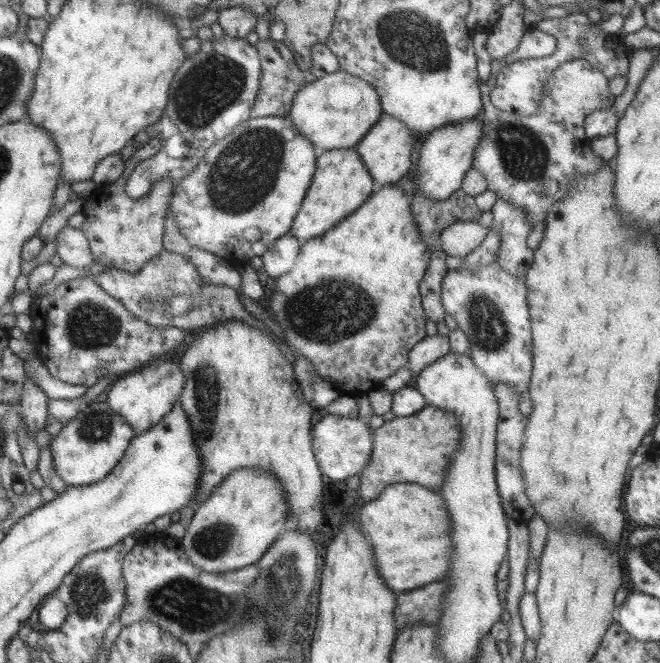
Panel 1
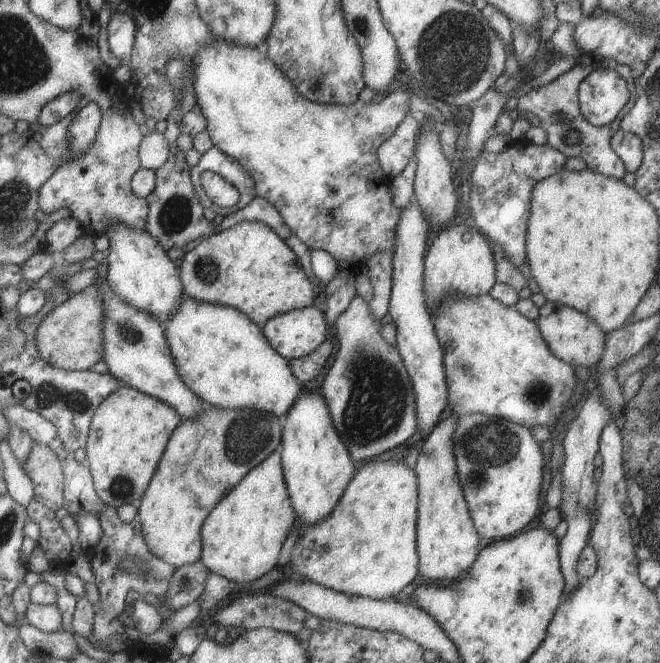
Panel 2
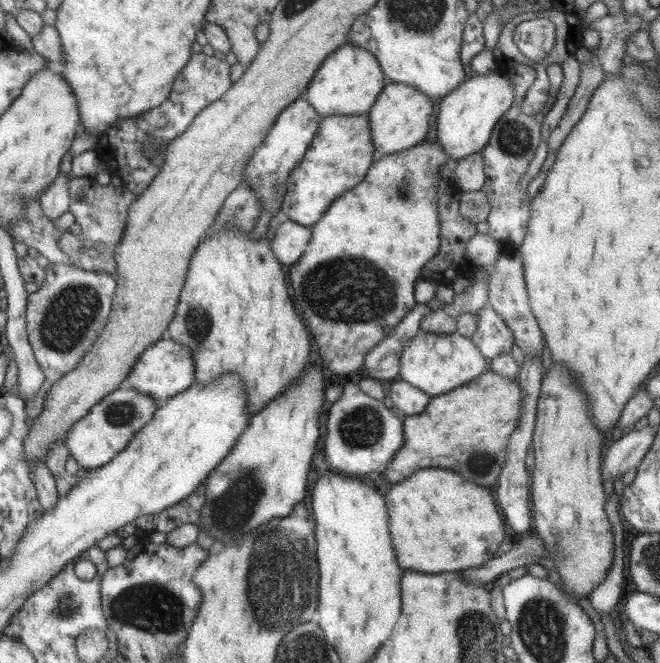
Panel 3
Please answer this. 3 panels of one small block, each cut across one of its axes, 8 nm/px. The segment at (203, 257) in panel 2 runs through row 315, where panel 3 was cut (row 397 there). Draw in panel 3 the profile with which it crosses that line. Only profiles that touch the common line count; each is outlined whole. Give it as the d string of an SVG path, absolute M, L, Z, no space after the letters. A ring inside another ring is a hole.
M233 226L221 232L209 229L191 255L176 312L167 328L166 336L190 352L195 365L194 381L209 384L224 375L235 374L243 382L249 417L287 390L291 382L299 382L309 366L311 340L287 294L281 268L283 264L273 256L265 235L253 240L251 231L241 232Z

